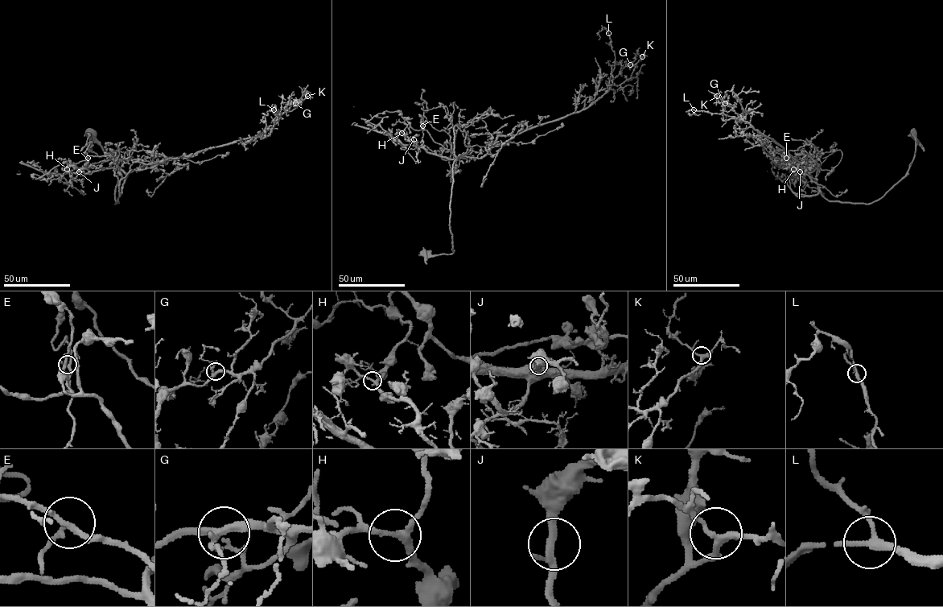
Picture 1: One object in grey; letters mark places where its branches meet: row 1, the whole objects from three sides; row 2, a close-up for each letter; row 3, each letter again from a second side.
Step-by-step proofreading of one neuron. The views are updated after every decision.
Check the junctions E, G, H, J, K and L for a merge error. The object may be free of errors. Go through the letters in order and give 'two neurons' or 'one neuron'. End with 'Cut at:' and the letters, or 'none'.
E: one neuron
G: one neuron
H: one neuron
J: one neuron
K: one neuron
L: one neuron
Cut at: none

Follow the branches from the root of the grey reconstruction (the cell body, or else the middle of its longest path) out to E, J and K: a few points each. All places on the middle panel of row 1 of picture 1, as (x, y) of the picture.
E: (426, 253), (454, 252), (450, 201), (452, 164), (460, 155), (449, 159), (429, 153), (422, 146), (422, 125)
J: (426, 253), (454, 252), (450, 201), (452, 164), (460, 155), (449, 159), (434, 154), (416, 146), (413, 139)
K: (426, 253), (454, 252), (450, 201), (460, 154), (482, 158), (500, 135), (586, 109), (642, 56)

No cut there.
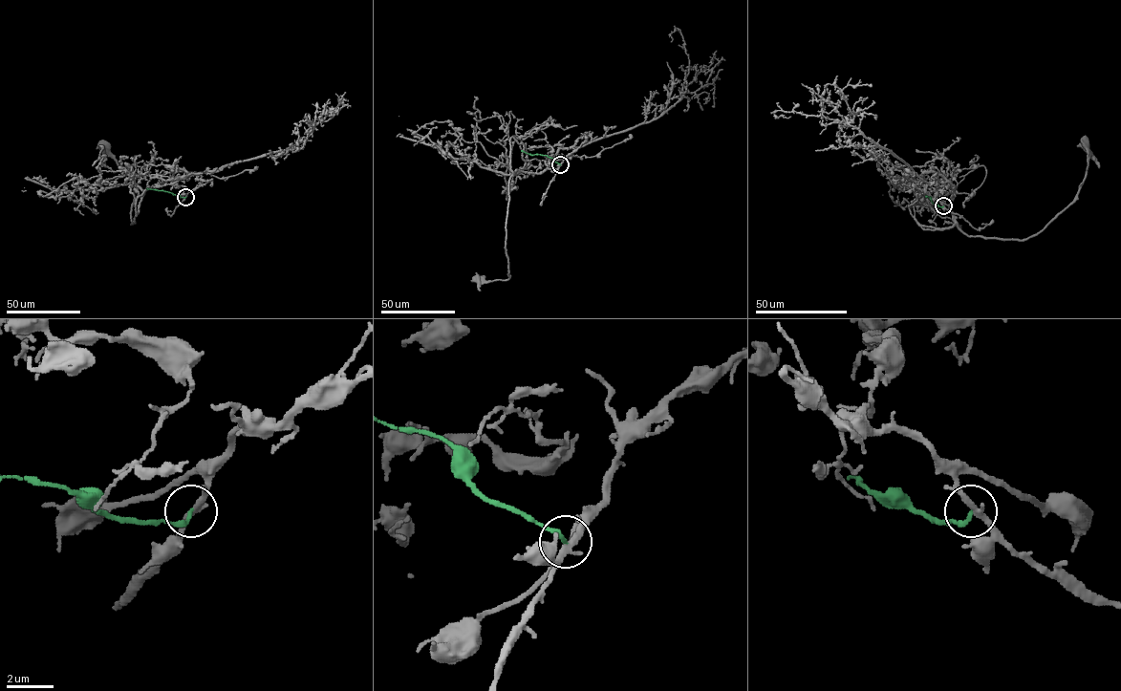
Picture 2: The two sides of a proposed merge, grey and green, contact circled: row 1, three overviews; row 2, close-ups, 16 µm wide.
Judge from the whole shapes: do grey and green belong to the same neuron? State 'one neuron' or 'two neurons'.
two neurons

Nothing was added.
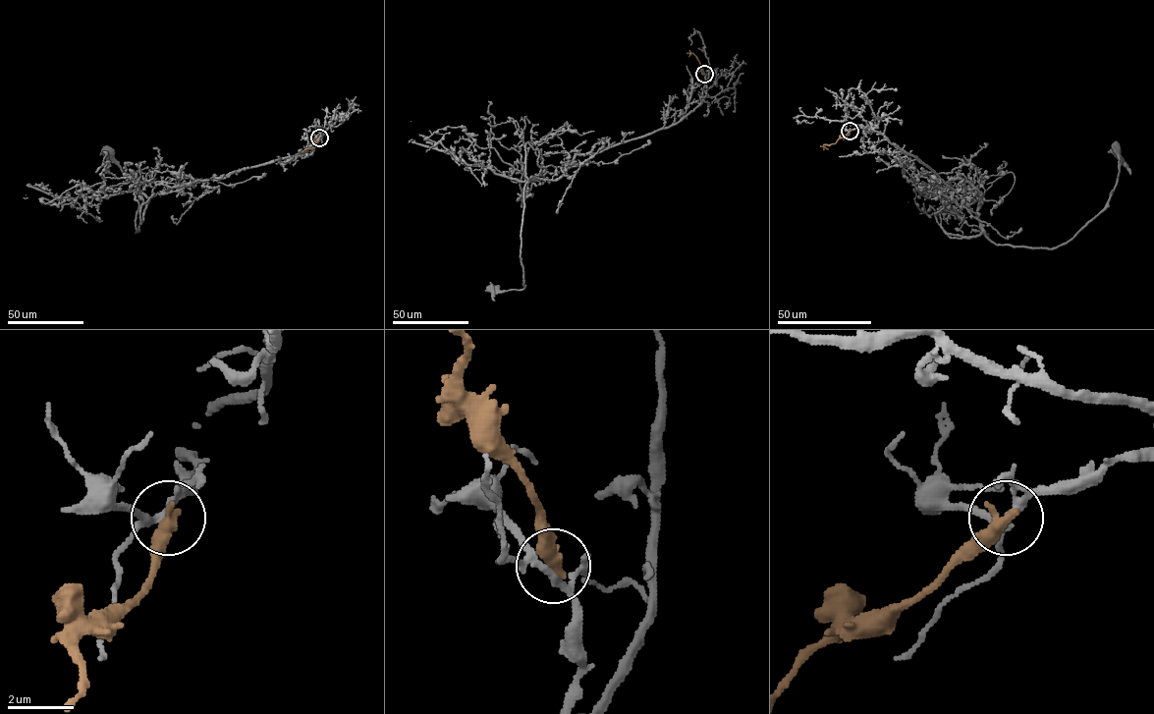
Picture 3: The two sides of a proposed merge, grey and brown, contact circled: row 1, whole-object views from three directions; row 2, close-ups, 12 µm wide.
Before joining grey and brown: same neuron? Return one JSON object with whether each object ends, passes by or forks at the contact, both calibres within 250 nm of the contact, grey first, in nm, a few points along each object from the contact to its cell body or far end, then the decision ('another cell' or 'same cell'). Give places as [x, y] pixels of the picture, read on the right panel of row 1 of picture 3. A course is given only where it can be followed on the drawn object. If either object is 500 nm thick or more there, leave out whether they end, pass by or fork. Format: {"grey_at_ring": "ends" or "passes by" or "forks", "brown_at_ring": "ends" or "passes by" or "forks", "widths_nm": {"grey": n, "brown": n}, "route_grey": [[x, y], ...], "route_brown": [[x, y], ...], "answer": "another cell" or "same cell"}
{"grey_at_ring": "forks", "brown_at_ring": "ends", "widths_nm": {"grey": 200, "brown": 440}, "route_grey": [[850, 131], [968, 181], [982, 231], [1018, 247], [1083, 228], [1117, 183], [1116, 152]], "route_brown": [[850, 131], [835, 142], [823, 144], [824, 149]], "answer": "another cell"}

